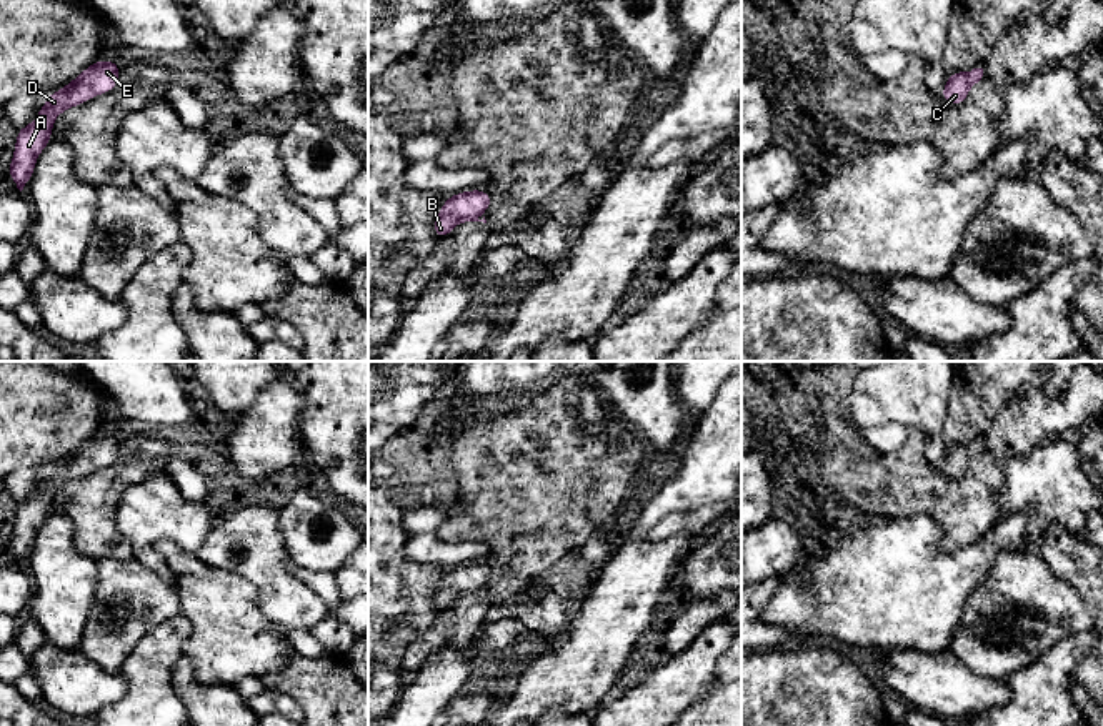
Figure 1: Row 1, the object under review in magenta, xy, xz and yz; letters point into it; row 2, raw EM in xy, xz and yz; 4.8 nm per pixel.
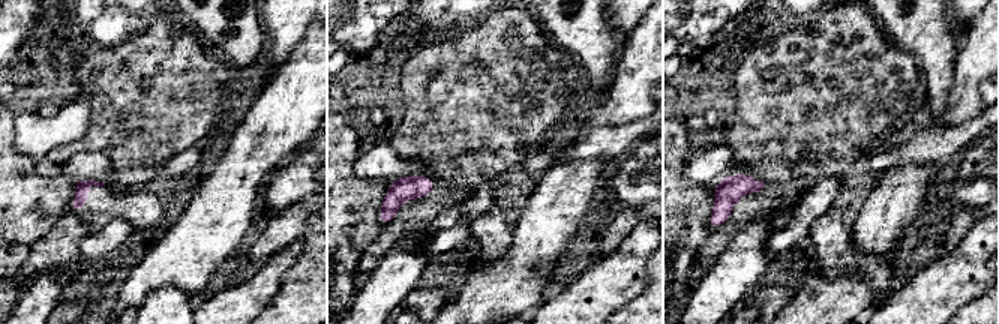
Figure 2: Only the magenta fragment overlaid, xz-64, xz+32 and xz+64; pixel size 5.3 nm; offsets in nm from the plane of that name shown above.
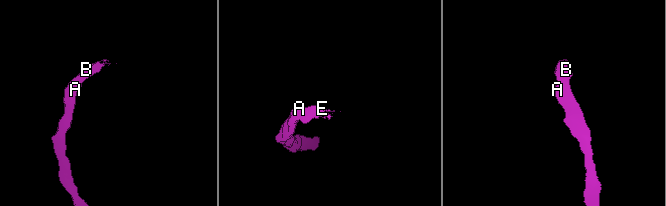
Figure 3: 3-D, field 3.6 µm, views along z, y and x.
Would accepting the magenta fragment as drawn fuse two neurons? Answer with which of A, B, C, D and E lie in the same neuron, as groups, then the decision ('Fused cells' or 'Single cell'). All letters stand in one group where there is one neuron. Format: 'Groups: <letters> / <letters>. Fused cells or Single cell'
Groups: A B C D / E. Fused cells

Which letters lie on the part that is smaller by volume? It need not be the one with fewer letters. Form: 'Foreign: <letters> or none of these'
Foreign: E

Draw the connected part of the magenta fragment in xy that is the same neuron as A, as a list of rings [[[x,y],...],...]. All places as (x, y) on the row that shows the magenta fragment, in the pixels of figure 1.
[[[75,78],[62,90],[50,93],[37,118],[30,125],[18,128],[15,152],[7,173],[20,191],[30,183],[37,157],[52,140],[55,118],[67,108],[78,107],[92,97],[93,92],[88,85],[82,78]]]

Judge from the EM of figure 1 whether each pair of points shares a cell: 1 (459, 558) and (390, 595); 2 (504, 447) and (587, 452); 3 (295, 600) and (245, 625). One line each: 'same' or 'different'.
1: different
2: same
3: different

